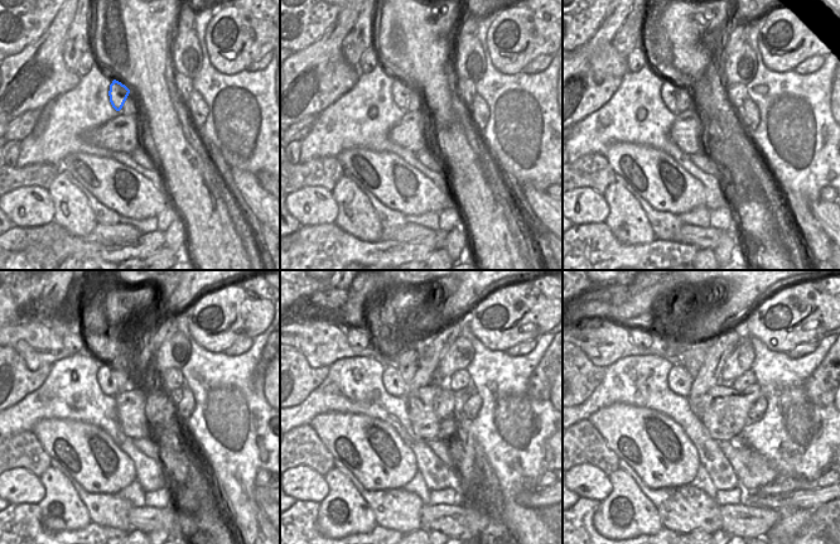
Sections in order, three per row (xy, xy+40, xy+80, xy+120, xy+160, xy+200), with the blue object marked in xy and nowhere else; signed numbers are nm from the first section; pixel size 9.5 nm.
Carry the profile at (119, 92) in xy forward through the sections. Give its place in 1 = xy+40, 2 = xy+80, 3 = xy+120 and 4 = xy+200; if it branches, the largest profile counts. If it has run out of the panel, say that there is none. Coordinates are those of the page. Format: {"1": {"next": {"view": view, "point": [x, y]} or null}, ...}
{"1": {"next": {"view": "xy+40", "point": [401, 94]}}, "2": {"next": {"view": "xy+80", "point": [669, 91]}}, "3": {"next": {"view": "xy+120", "point": [105, 379]}}, "4": {"next": {"view": "xy+200", "point": [679, 380]}}}

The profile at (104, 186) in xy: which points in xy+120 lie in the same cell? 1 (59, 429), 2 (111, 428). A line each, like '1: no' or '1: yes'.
1: yes
2: no

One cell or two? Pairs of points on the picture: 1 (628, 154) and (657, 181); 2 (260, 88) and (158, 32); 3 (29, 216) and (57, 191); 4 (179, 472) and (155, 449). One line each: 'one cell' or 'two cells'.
1: one cell
2: two cells
3: two cells
4: two cells

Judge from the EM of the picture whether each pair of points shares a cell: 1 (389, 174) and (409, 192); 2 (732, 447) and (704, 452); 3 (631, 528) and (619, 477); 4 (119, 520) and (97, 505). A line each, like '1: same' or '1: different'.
1: same
2: different
3: same
4: same

